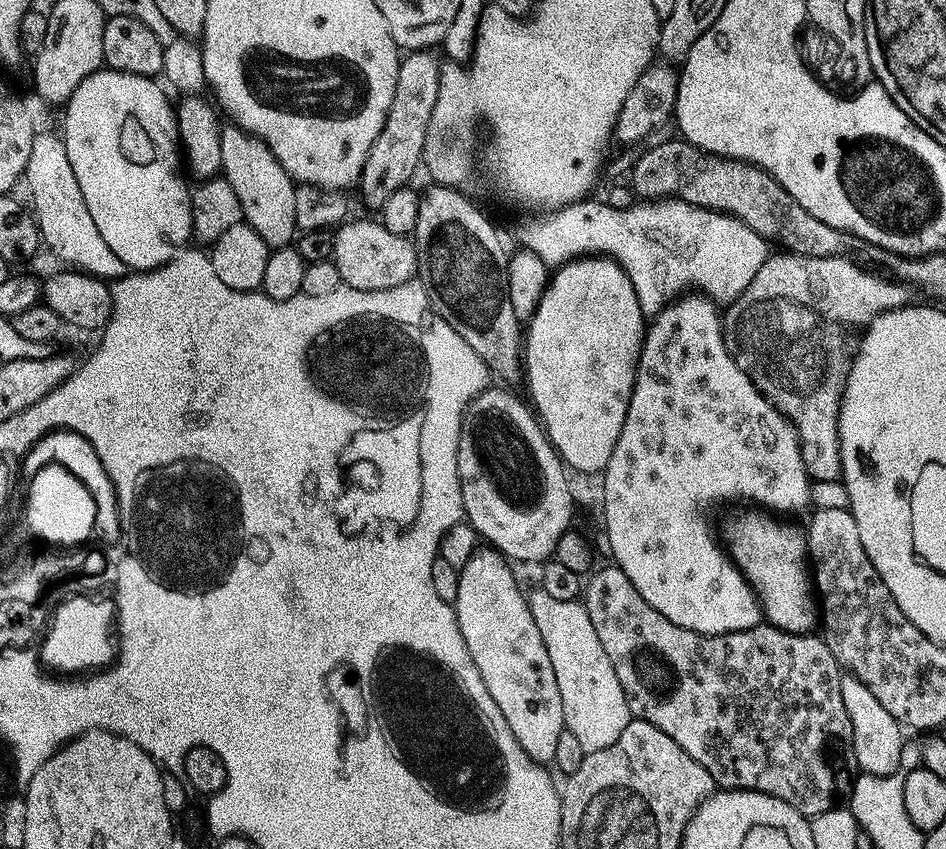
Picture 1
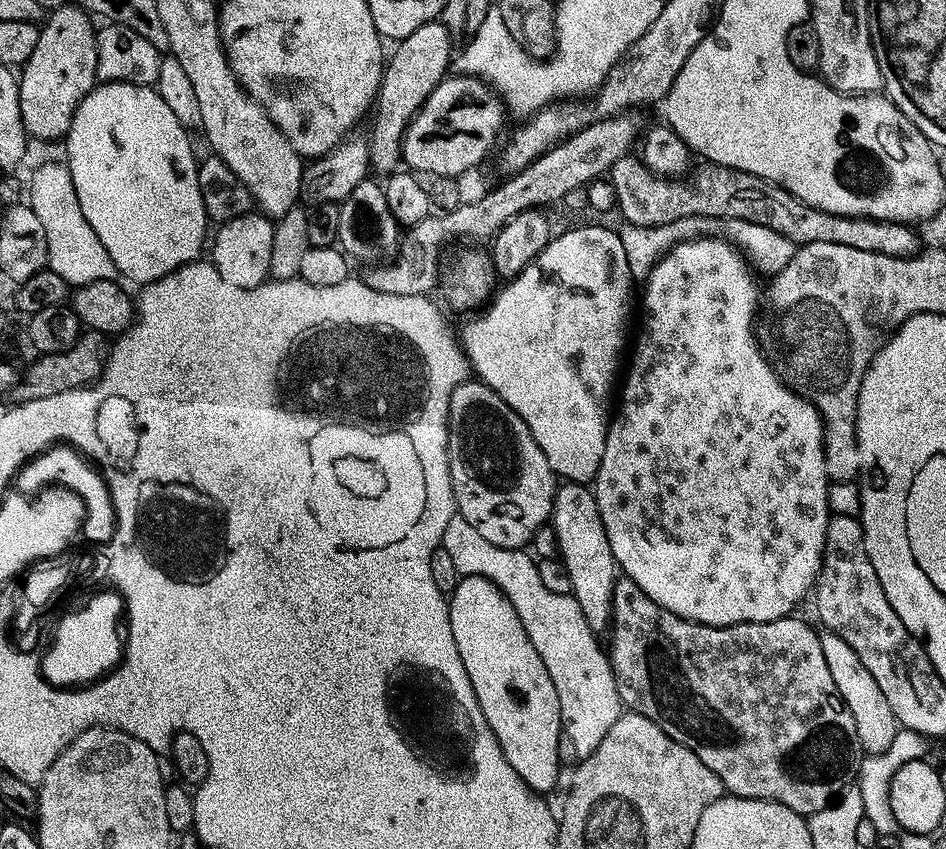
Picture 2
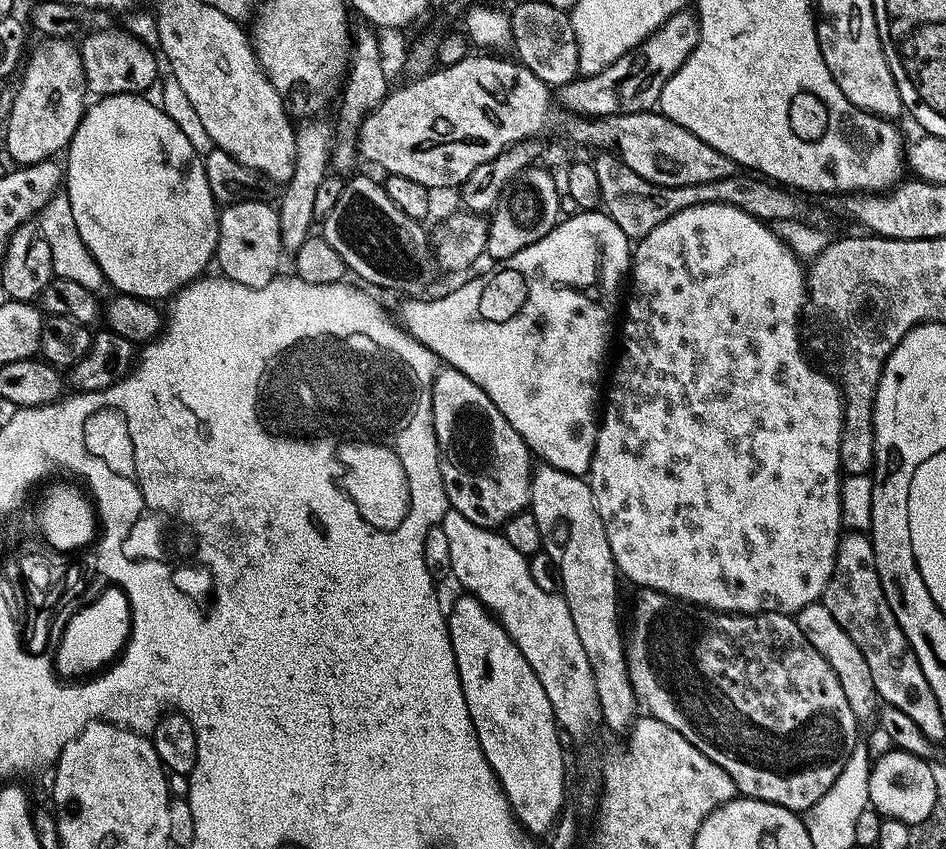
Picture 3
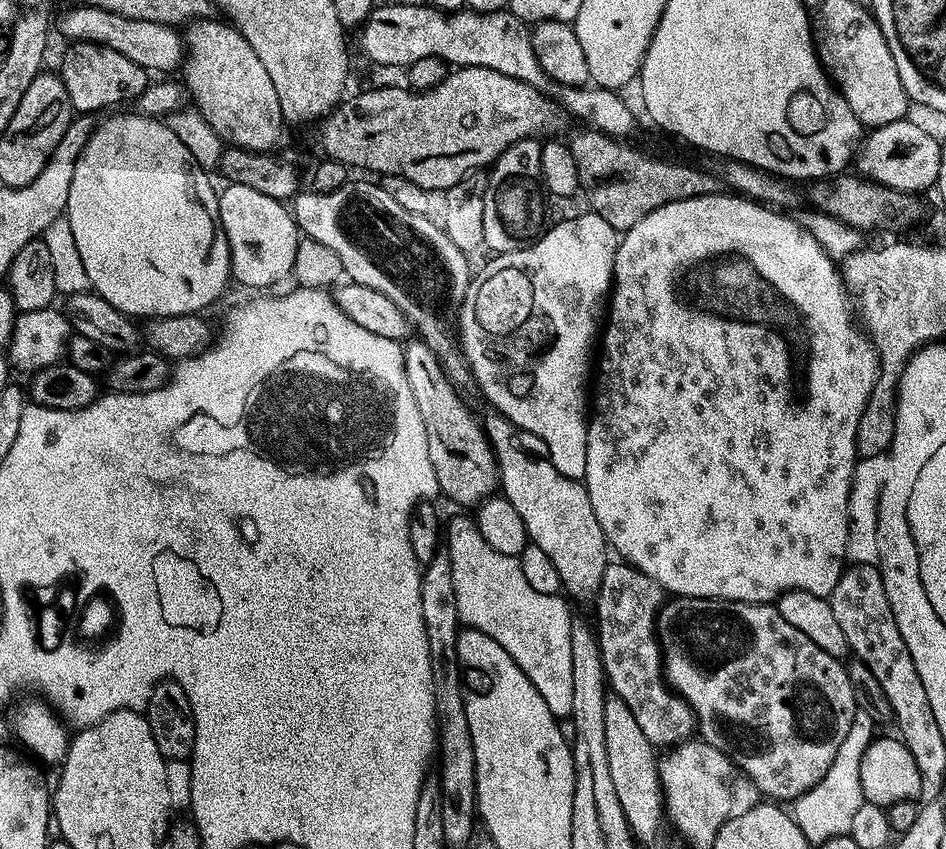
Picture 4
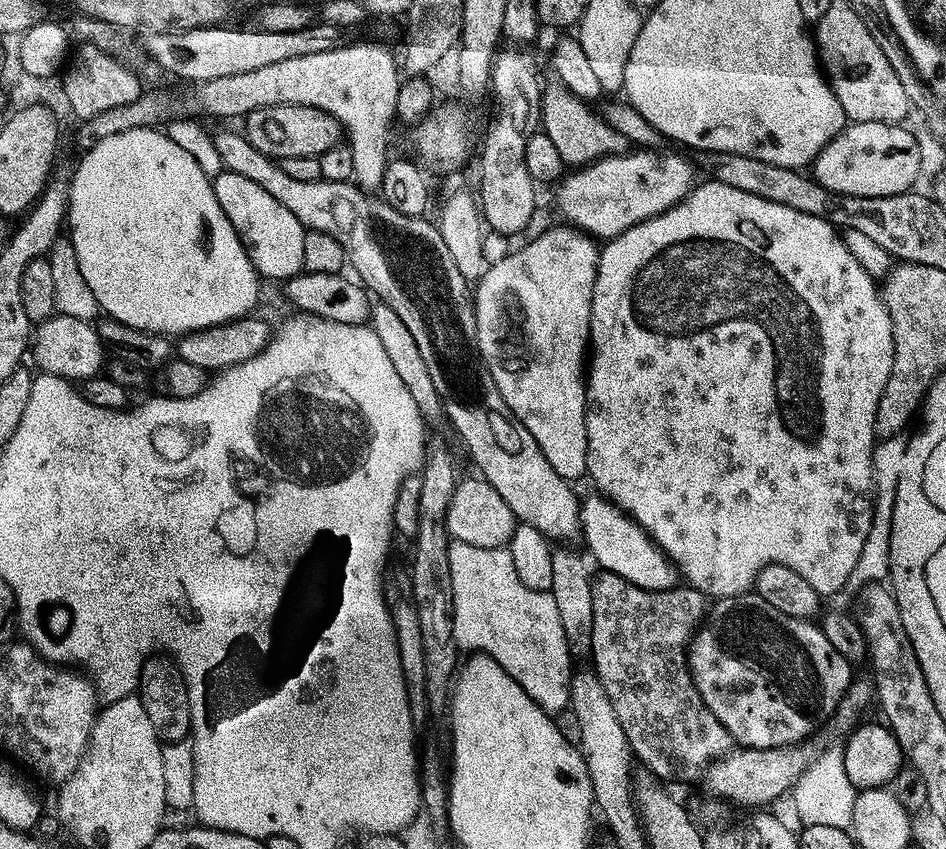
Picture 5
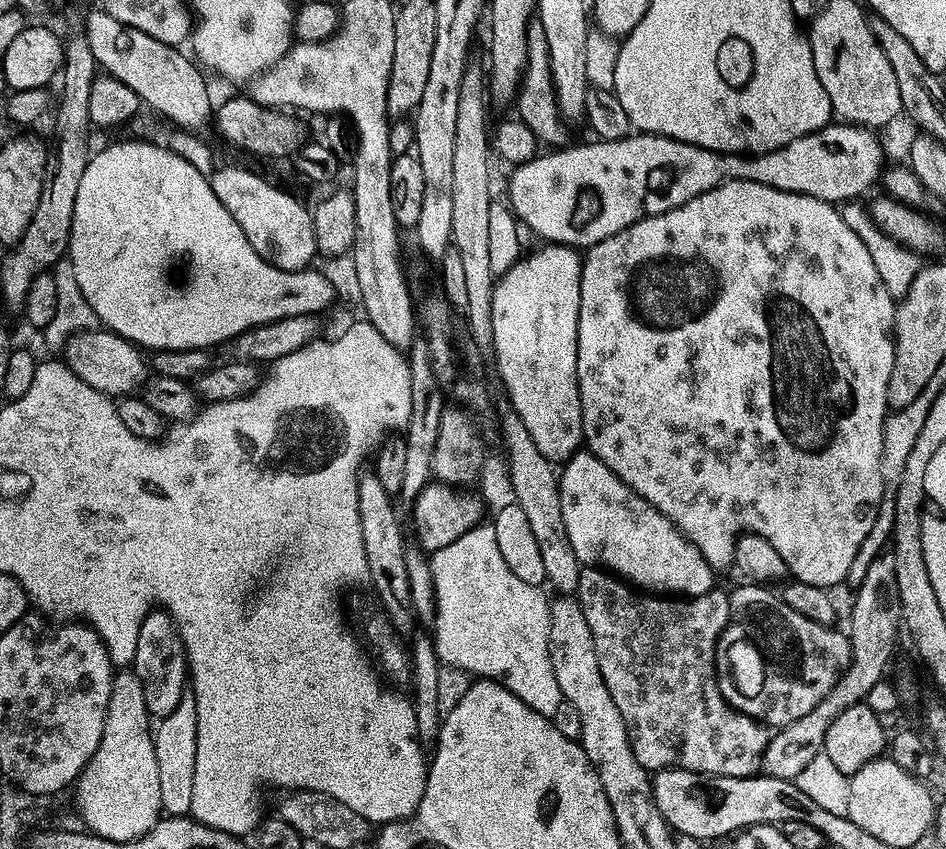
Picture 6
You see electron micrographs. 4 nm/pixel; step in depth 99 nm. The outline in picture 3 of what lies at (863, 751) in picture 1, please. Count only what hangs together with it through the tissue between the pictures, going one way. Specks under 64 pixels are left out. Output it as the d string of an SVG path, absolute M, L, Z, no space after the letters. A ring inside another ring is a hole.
M823 602L806 606L802 611L795 613L794 619L798 630L802 630L802 634L806 634L810 646L814 646L814 650L818 650L818 654L822 654L826 658L826 662L830 662L834 674L838 674L838 682L842 682L846 702L850 702L850 710L854 710L857 721L871 721L878 711L874 678L870 675L870 666L866 666L866 658L862 658L862 650L858 650L857 644L851 640L850 634L846 634L846 630L842 630L842 626L838 626L834 614L830 614L830 610L826 610Z

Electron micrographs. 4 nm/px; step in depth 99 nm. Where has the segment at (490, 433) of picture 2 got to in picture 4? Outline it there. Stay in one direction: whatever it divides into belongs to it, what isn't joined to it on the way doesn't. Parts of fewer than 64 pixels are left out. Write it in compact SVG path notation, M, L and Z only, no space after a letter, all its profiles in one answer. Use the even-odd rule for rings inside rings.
M409 339L403 349L406 380L410 382L410 390L414 393L414 402L418 402L422 426L426 426L430 462L434 466L440 492L448 495L456 504L479 506L498 488L496 456L484 432L484 425L468 409L467 402L460 397L463 395L449 380L440 360L424 345L423 340Z

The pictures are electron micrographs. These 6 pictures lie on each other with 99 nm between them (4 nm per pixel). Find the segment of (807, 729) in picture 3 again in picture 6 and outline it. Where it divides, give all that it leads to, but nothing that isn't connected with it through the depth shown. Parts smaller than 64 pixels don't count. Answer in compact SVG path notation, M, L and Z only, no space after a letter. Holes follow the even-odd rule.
M751 582L745 585L736 596L734 592L734 619L716 643L716 681L731 708L769 729L779 730L809 714L838 683L851 662L851 642L843 631L835 632L835 627L802 618L798 610L790 610L775 591Z

